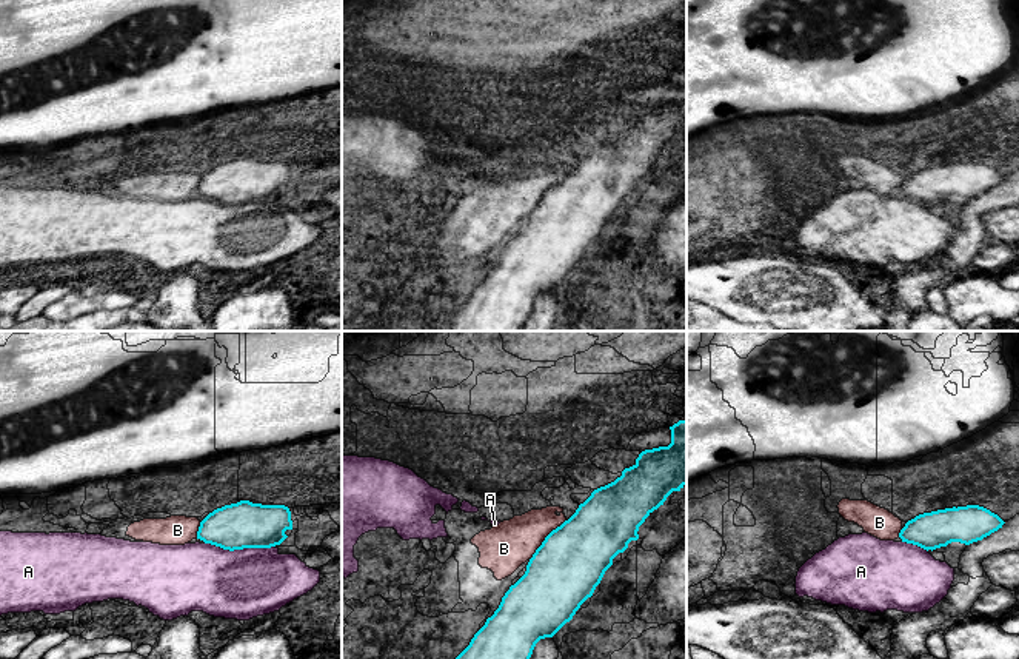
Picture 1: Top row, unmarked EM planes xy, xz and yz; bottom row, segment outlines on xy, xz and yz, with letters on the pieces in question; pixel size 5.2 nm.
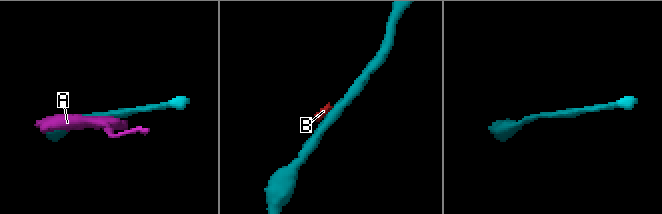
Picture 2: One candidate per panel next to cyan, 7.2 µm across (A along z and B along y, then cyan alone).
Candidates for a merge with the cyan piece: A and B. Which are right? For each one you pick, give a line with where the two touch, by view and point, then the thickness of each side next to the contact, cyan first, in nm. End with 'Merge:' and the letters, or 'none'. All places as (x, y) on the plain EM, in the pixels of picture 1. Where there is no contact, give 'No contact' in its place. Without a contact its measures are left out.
Merge: none

